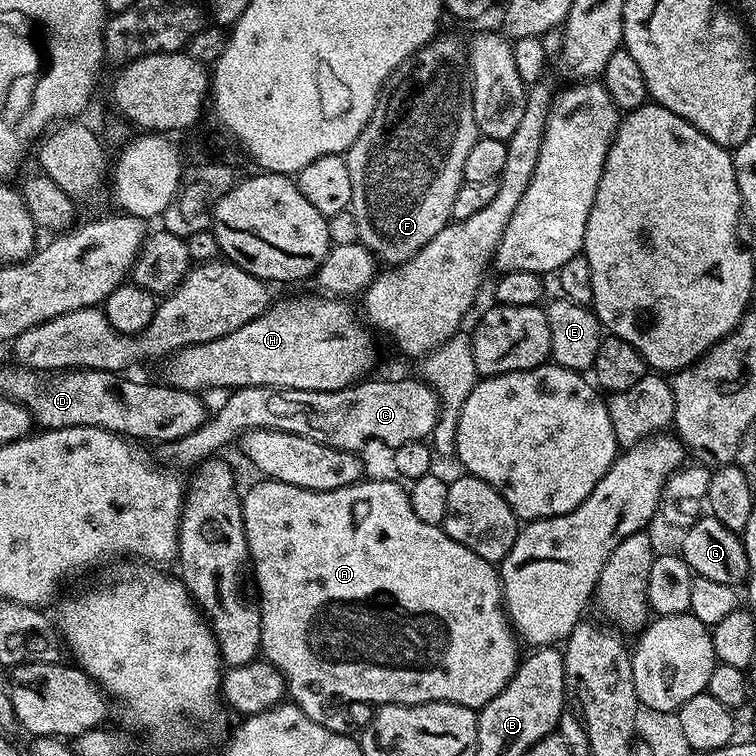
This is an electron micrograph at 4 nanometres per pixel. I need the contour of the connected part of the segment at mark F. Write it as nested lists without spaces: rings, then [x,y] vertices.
[[[437,35],[436,39],[431,40],[426,46],[422,46],[416,51],[416,55],[410,59],[402,61],[392,73],[386,91],[381,95],[376,104],[376,109],[371,118],[366,122],[362,134],[354,138],[354,142],[346,153],[348,169],[350,170],[350,190],[352,191],[352,202],[350,211],[358,222],[358,238],[360,243],[376,257],[377,261],[384,266],[395,266],[405,264],[438,230],[442,230],[451,220],[454,210],[454,197],[458,195],[458,190],[464,185],[464,171],[466,170],[466,157],[470,154],[470,149],[478,138],[478,131],[475,122],[474,106],[472,105],[472,89],[470,87],[469,73],[466,71],[466,44],[456,36]]]

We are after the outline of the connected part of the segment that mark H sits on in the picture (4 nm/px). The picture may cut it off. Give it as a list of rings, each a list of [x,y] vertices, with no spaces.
[[[315,295],[273,303],[258,318],[222,338],[171,353],[163,361],[163,383],[204,394],[207,388],[235,390],[246,386],[342,390],[365,379],[376,360],[373,333],[347,299]]]

